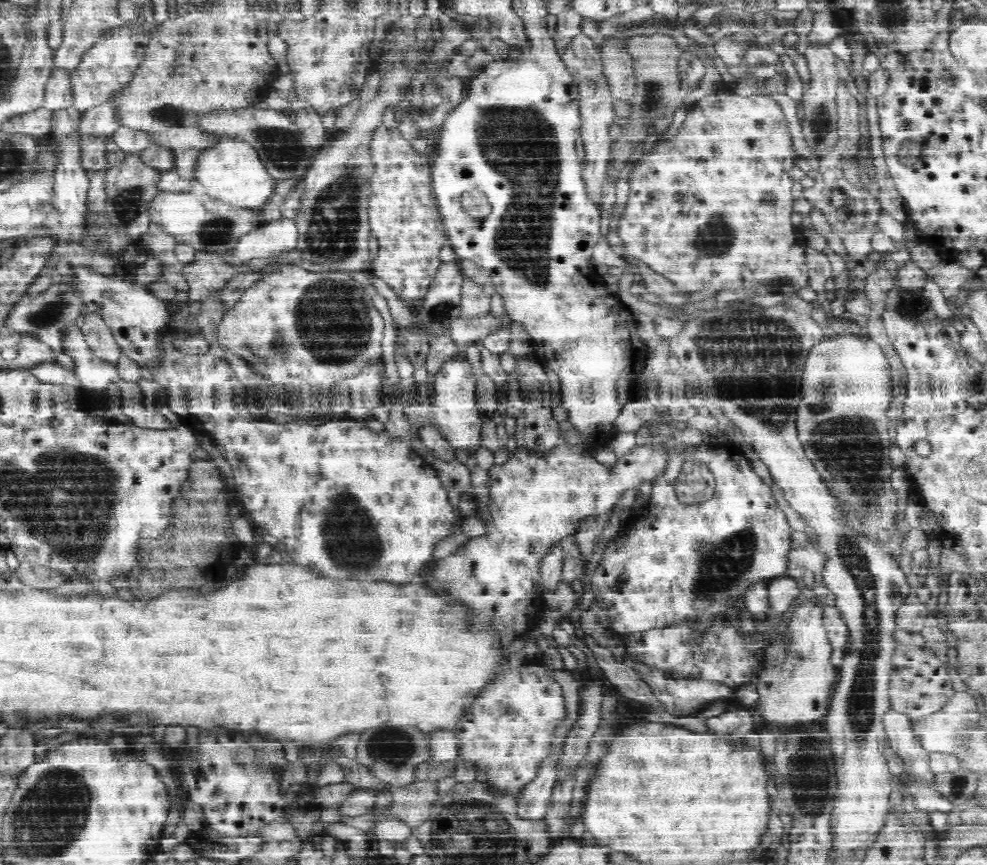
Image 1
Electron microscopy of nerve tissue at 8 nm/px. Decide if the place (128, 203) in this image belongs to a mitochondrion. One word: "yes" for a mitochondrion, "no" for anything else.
yes

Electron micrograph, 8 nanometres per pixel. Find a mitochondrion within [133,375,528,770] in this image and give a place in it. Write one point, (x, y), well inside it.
(347, 531)

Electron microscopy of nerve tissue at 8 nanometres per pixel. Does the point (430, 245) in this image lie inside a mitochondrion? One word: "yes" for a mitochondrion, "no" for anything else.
no

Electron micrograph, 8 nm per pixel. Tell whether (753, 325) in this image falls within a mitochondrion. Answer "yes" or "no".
yes

